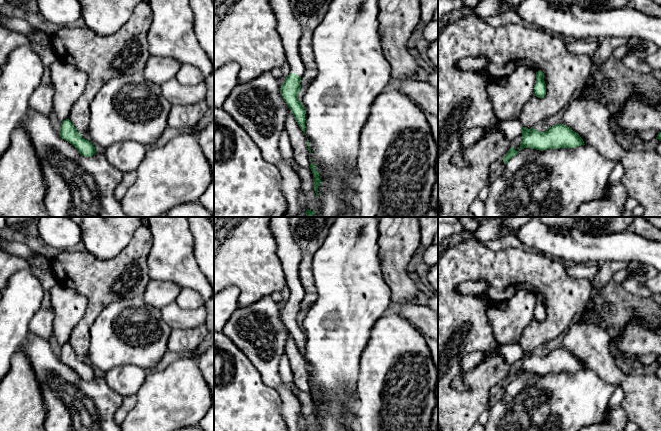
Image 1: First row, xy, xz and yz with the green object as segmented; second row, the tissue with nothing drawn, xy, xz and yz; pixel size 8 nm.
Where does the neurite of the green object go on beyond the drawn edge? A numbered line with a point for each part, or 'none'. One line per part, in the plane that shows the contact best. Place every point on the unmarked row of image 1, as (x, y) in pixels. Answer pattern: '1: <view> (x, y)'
1: yz (511, 354)

